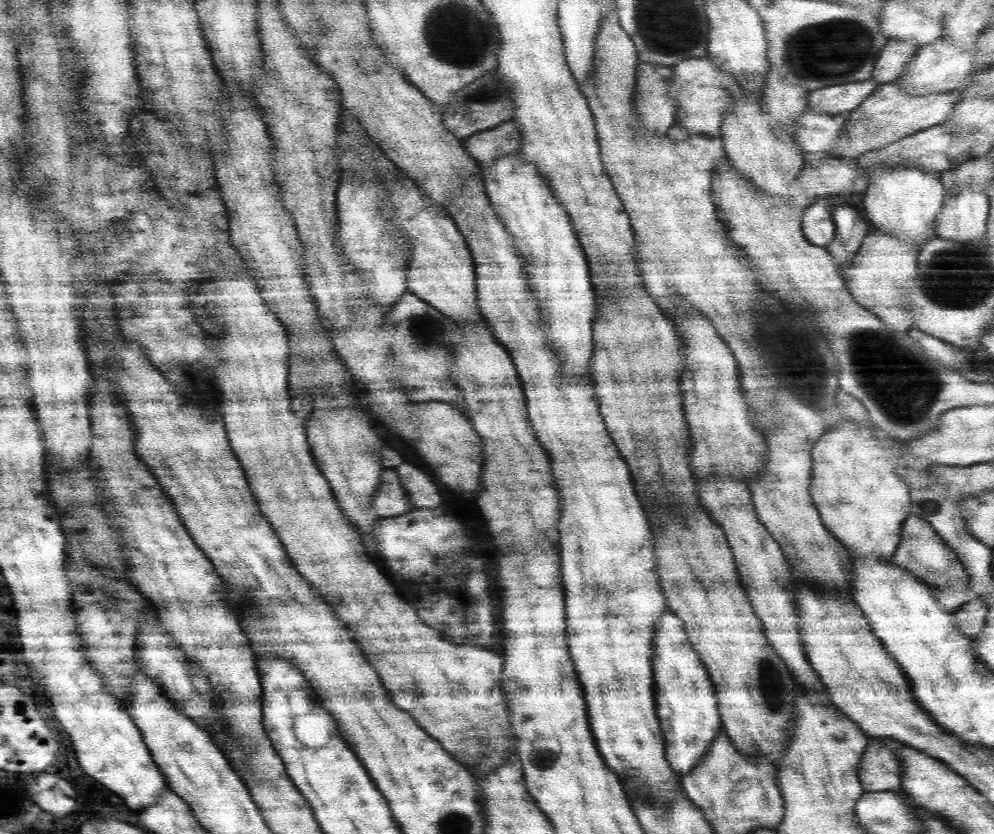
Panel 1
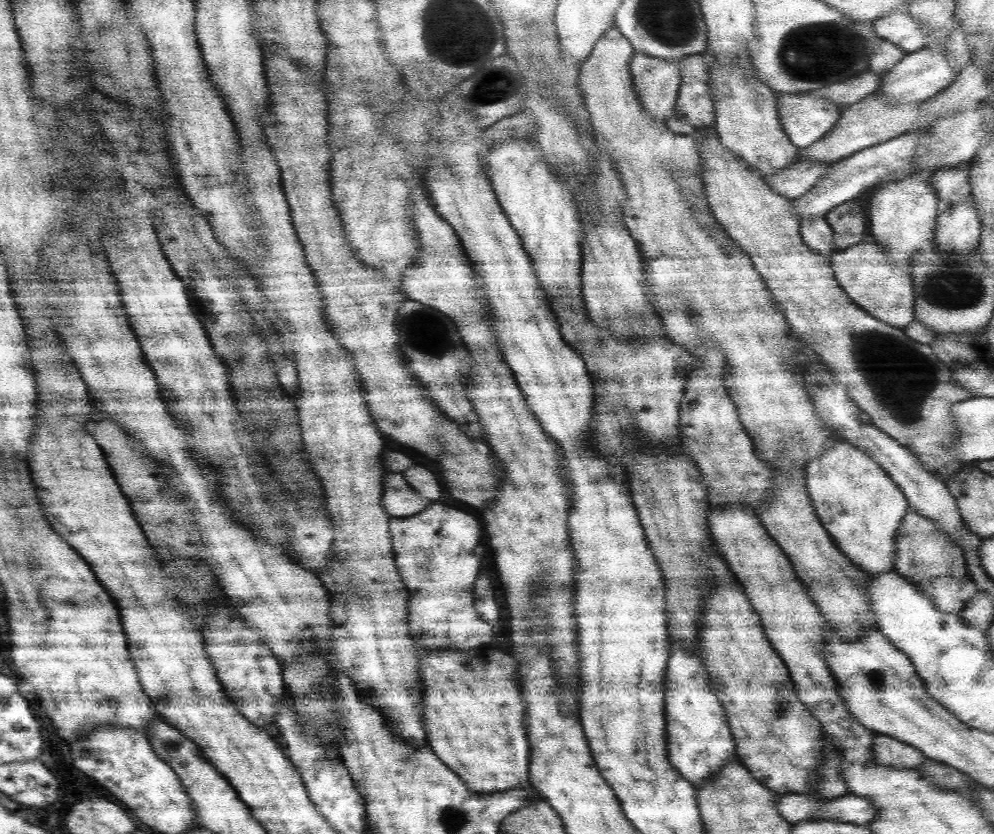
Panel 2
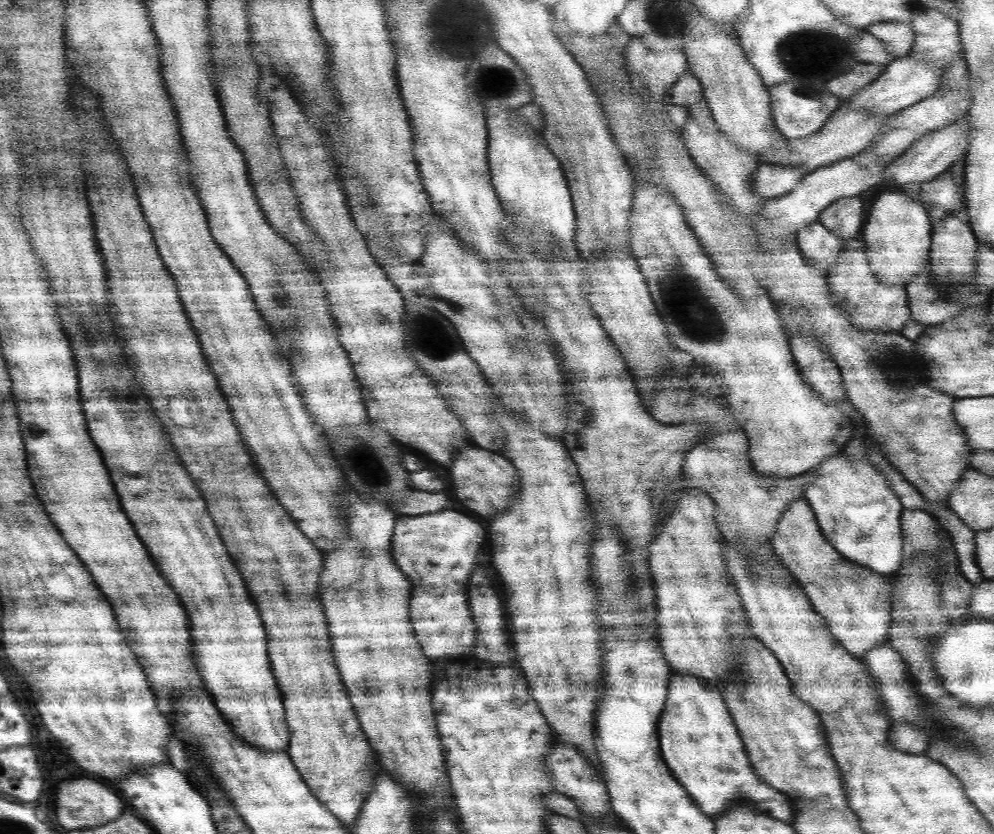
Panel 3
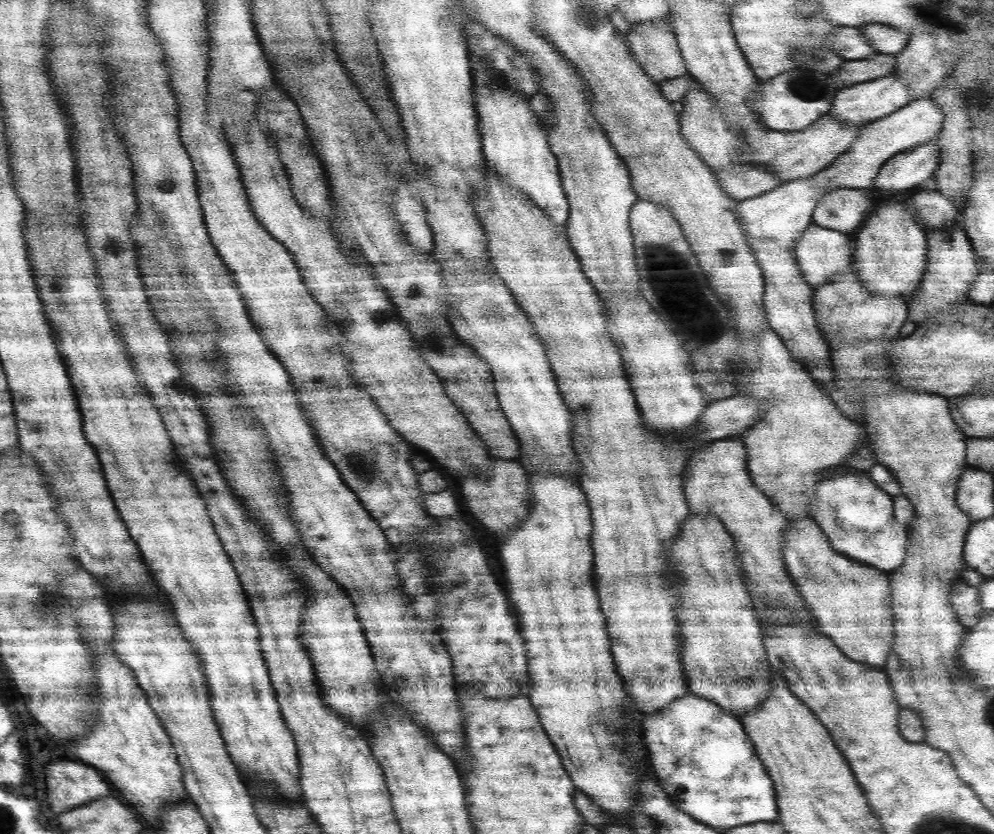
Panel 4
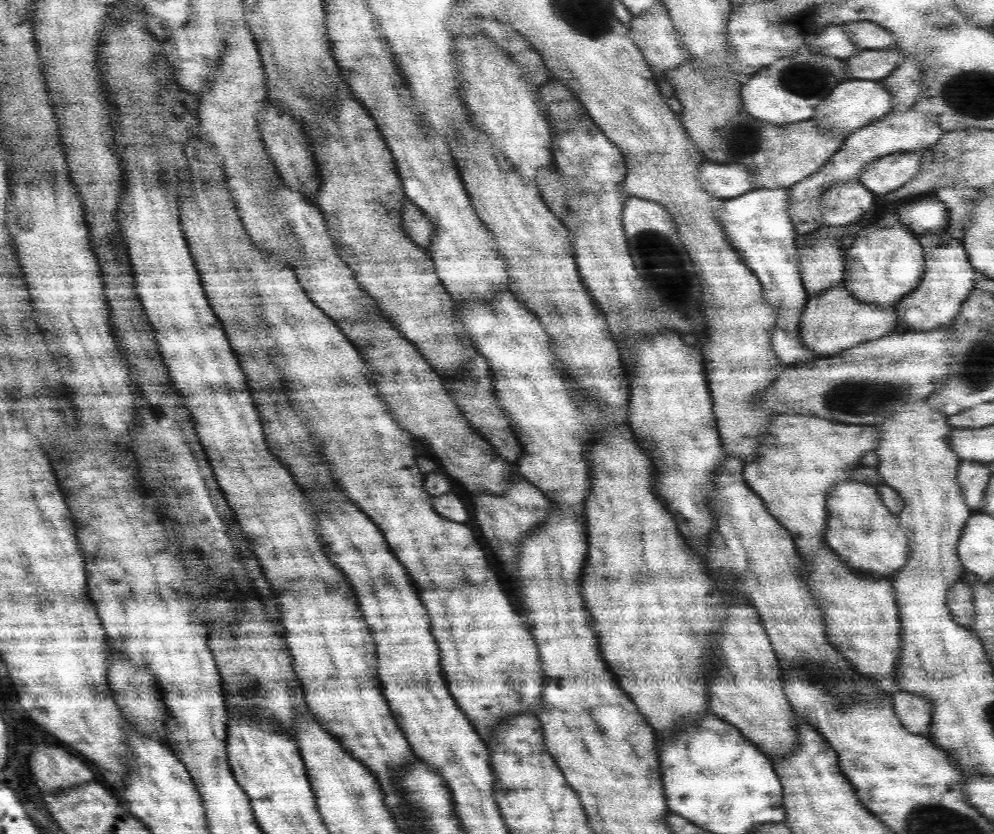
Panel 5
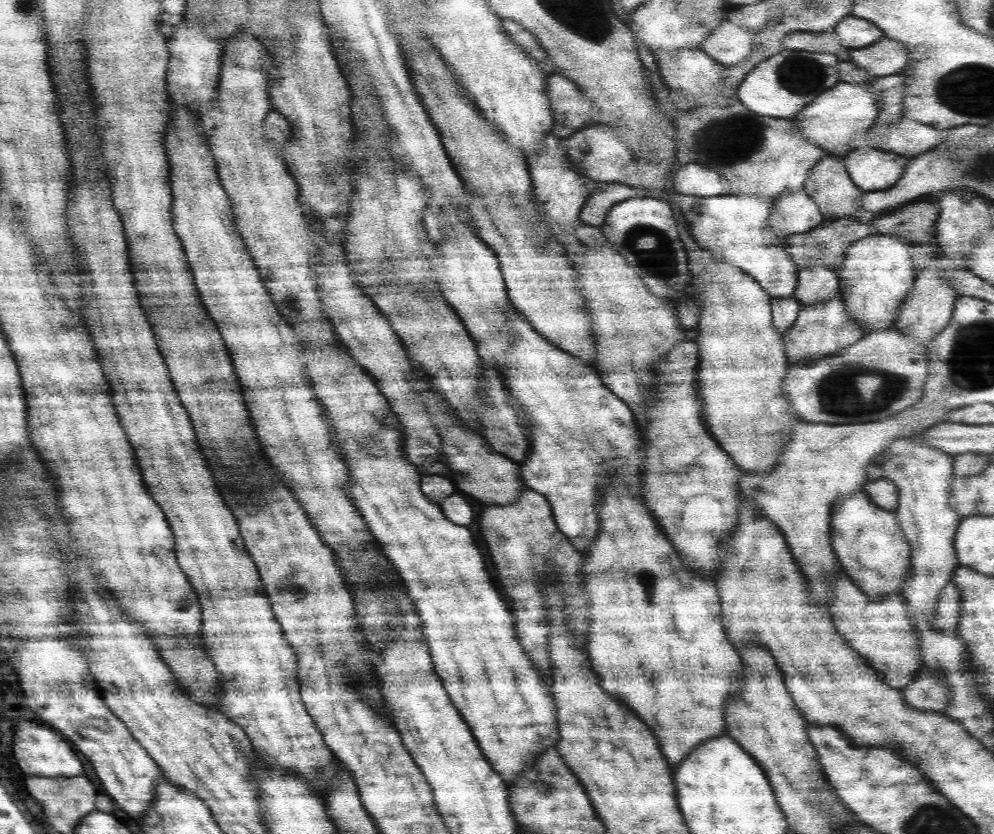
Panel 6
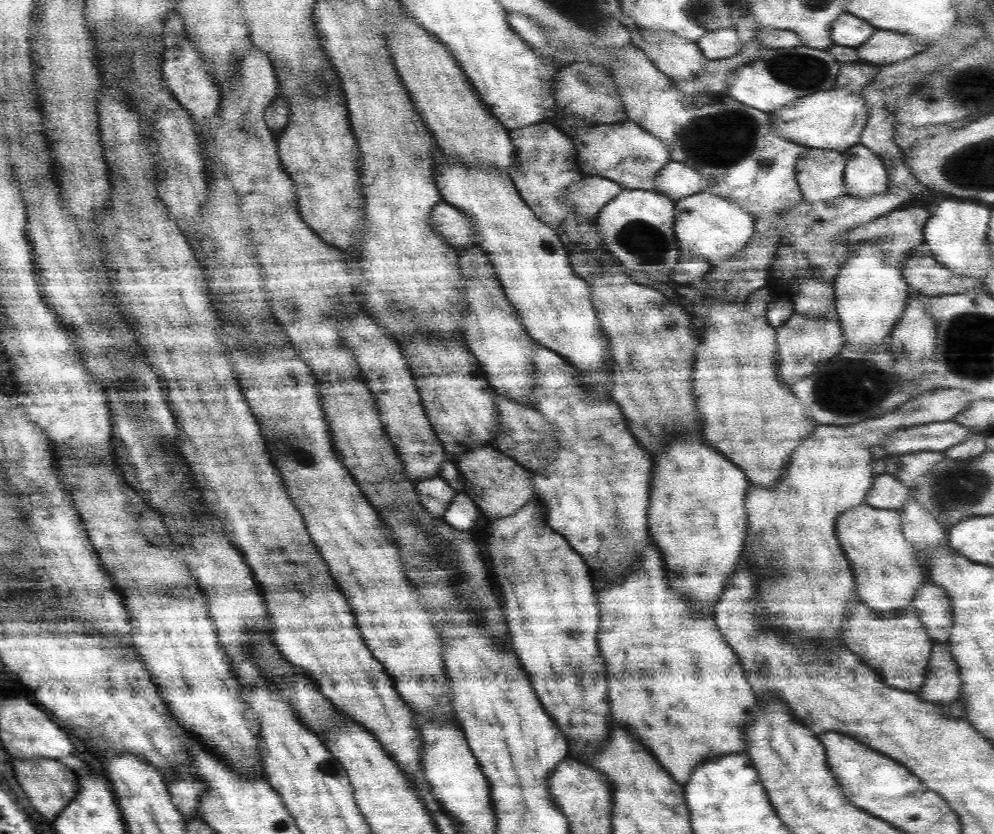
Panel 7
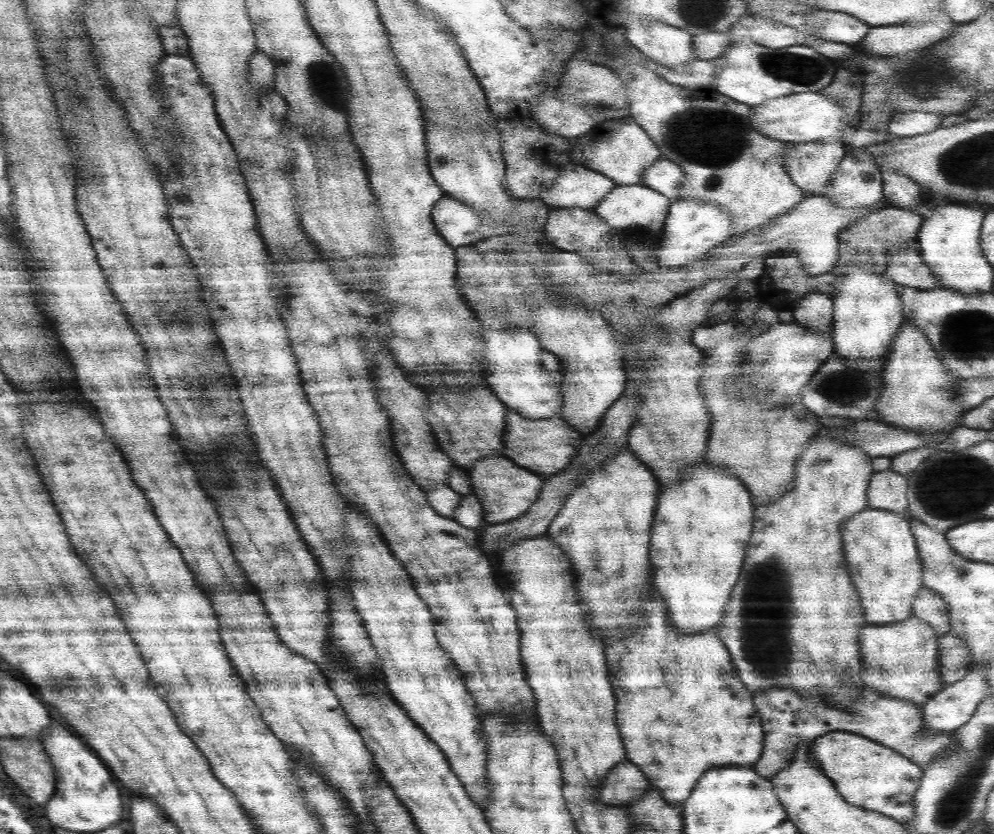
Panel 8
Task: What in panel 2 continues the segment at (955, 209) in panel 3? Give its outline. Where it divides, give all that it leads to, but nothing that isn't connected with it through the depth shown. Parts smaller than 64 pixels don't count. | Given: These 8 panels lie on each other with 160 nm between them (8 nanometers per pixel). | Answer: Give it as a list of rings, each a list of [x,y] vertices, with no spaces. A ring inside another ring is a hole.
[[[958,166],[950,170],[940,170],[932,176],[932,183],[936,196],[940,196],[938,201],[938,210],[944,212],[958,204],[962,198],[970,200],[972,190],[968,182],[968,166]]]

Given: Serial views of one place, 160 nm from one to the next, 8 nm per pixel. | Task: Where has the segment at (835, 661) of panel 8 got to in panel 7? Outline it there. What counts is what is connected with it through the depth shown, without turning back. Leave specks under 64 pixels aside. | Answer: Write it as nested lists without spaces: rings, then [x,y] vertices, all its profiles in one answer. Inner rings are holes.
[[[961,388],[937,389],[932,393],[926,393],[922,398],[920,398],[920,400],[909,403],[908,409],[902,408],[898,410],[896,408],[896,410],[894,410],[894,412],[890,412],[890,414],[884,414],[884,416],[880,416],[880,418],[866,419],[864,422],[854,424],[854,426],[838,428],[838,426],[818,425],[818,430],[814,430],[812,436],[810,436],[810,438],[806,438],[806,442],[801,442],[802,446],[798,446],[798,450],[794,450],[792,457],[790,457],[789,465],[786,467],[784,480],[778,482],[778,484],[774,485],[773,488],[762,488],[762,486],[751,485],[747,490],[748,494],[745,494],[745,507],[748,511],[749,530],[748,536],[745,538],[744,552],[754,554],[754,556],[750,556],[750,560],[756,564],[756,568],[754,568],[754,570],[756,570],[756,574],[760,574],[760,576],[762,576],[762,584],[780,584],[780,586],[760,586],[760,588],[758,588],[758,590],[760,590],[760,594],[758,594],[756,602],[758,602],[758,604],[762,604],[762,606],[766,608],[766,622],[768,622],[768,620],[776,620],[776,618],[778,618],[778,620],[776,620],[776,622],[778,622],[778,626],[776,626],[778,630],[782,630],[782,632],[790,632],[790,634],[800,636],[800,638],[806,638],[806,640],[814,640],[814,642],[806,643],[822,647],[822,652],[832,652],[834,648],[842,648],[842,646],[844,646],[844,643],[841,640],[841,630],[843,629],[844,620],[848,620],[848,606],[850,606],[852,602],[858,600],[858,598],[856,598],[857,588],[854,582],[853,569],[847,560],[845,552],[841,549],[839,540],[837,539],[837,534],[835,533],[835,526],[837,524],[837,518],[841,516],[841,513],[844,513],[845,510],[848,509],[854,509],[865,503],[866,494],[868,494],[870,488],[872,488],[876,476],[872,473],[872,462],[874,462],[871,454],[872,448],[882,445],[882,442],[880,442],[881,440],[884,440],[884,438],[886,438],[888,434],[891,434],[892,431],[899,430],[902,427],[928,424],[930,422],[952,421],[957,414],[964,412],[964,410],[966,410],[974,400],[978,400],[978,398],[975,398],[975,394],[966,393],[966,391]],[[772,568],[778,572],[778,576],[780,576],[782,580],[772,580]]]

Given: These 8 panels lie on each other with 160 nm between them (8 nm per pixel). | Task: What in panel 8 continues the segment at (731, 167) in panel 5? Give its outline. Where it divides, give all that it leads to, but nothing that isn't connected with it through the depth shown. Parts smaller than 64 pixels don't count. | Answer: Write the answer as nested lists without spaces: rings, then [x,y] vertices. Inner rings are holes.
[[[662,157],[651,163],[642,174],[642,184],[652,190],[657,190],[660,194],[666,194],[673,200],[679,198],[679,186],[682,182],[682,167]]]

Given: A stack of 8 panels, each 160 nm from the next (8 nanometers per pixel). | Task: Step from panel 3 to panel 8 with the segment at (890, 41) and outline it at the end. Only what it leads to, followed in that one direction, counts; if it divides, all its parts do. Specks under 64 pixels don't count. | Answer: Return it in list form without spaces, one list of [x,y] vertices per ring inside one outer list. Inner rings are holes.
[[[817,12],[814,17],[809,17],[809,21],[815,23],[814,32],[817,36],[844,44],[860,42],[870,30],[868,24],[844,12]]]

